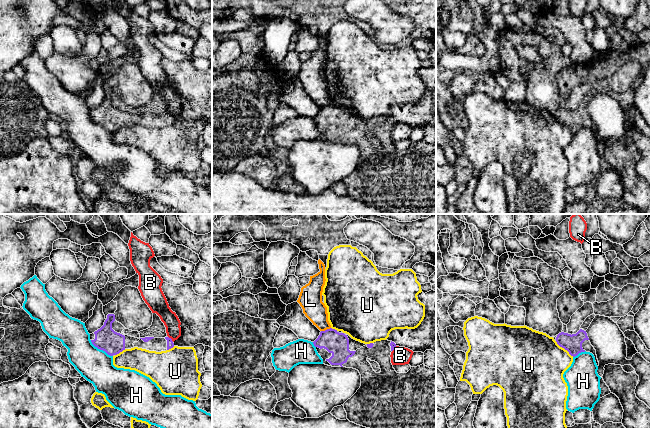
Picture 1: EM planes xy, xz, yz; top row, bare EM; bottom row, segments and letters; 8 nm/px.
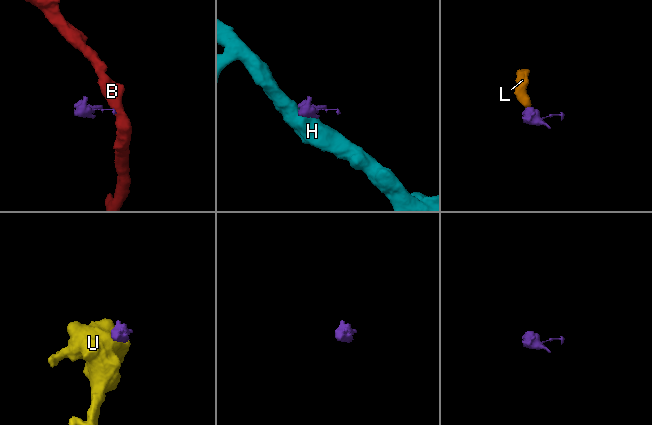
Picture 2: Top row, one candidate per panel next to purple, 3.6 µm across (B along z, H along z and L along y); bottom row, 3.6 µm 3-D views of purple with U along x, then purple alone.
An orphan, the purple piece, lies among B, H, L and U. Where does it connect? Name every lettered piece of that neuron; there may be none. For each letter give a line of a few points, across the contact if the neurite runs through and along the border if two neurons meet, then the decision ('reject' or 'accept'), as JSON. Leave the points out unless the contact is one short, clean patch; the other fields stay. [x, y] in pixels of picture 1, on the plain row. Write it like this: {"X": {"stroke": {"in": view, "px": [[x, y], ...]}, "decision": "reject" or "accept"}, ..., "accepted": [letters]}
{"B": {"stroke": {"in": "xy", "px": [[168, 112], [173, 117]]}, "decision": "reject"}, "H": {"stroke": {"in": "xy", "px": [[90, 116], [95, 122], [112, 132]]}, "decision": "reject"}, "L": {"stroke": {"in": "xz", "px": [[330, 103], [321, 107]]}, "decision": "reject"}, "U": {"decision": "reject"}, "accepted": []}

